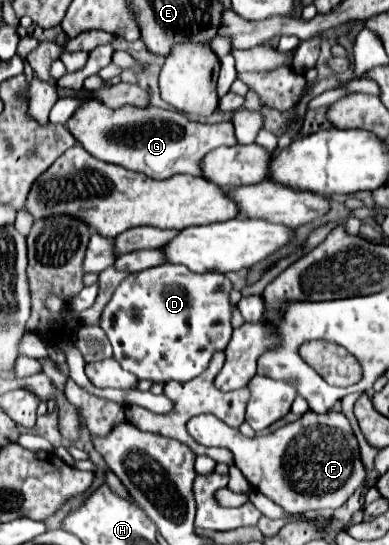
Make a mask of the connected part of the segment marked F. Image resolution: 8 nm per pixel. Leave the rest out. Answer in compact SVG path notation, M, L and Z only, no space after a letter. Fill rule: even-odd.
M308 410L296 422L256 438L242 436L212 414L194 416L186 428L198 444L228 448L244 478L286 514L340 508L360 486L364 486L368 476L352 426L348 418L336 410L324 414Z

